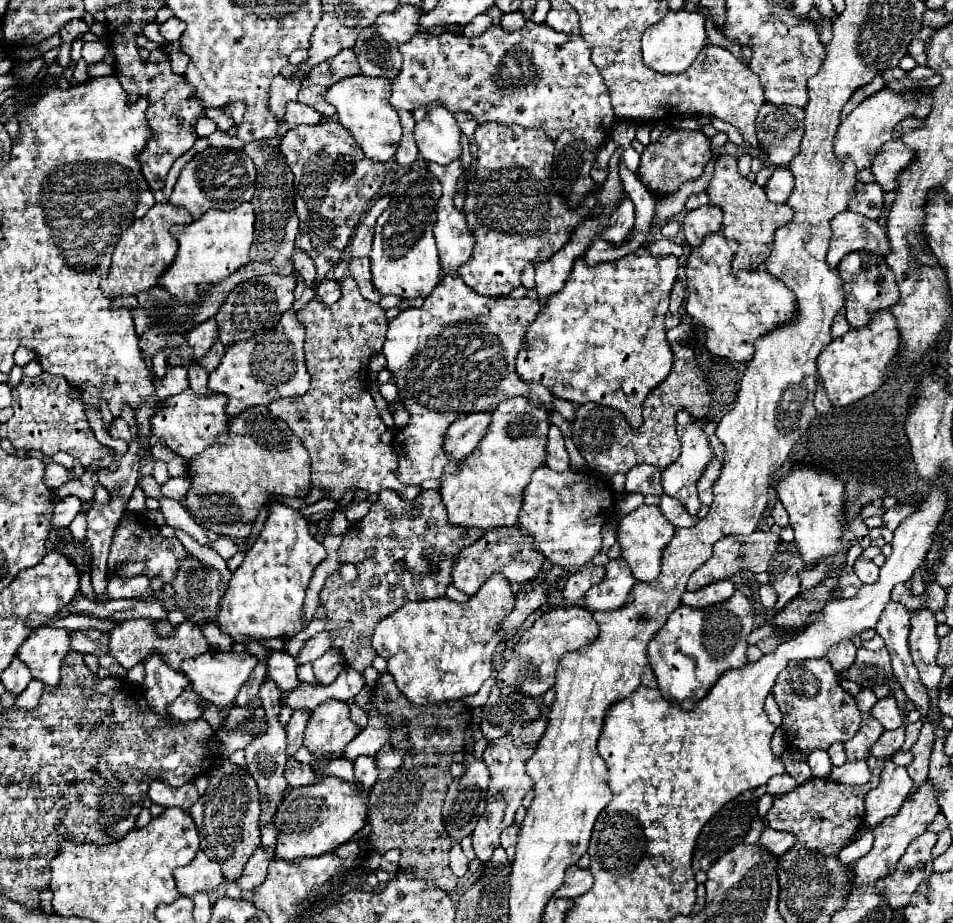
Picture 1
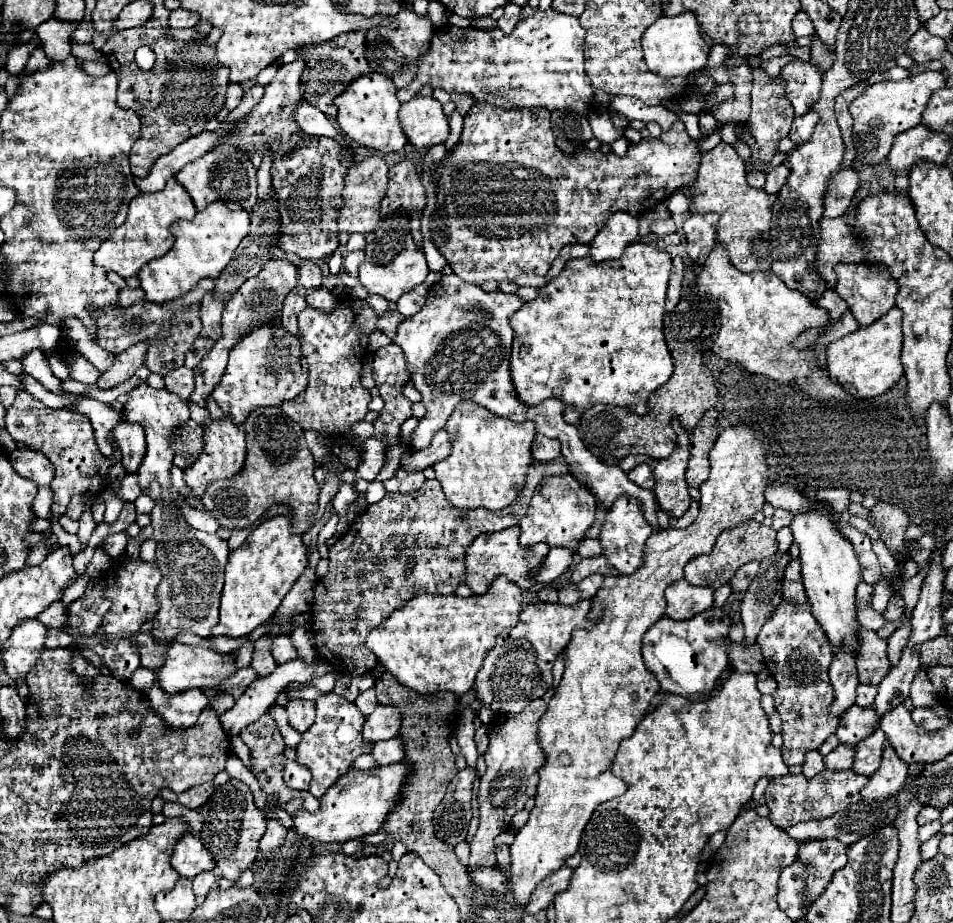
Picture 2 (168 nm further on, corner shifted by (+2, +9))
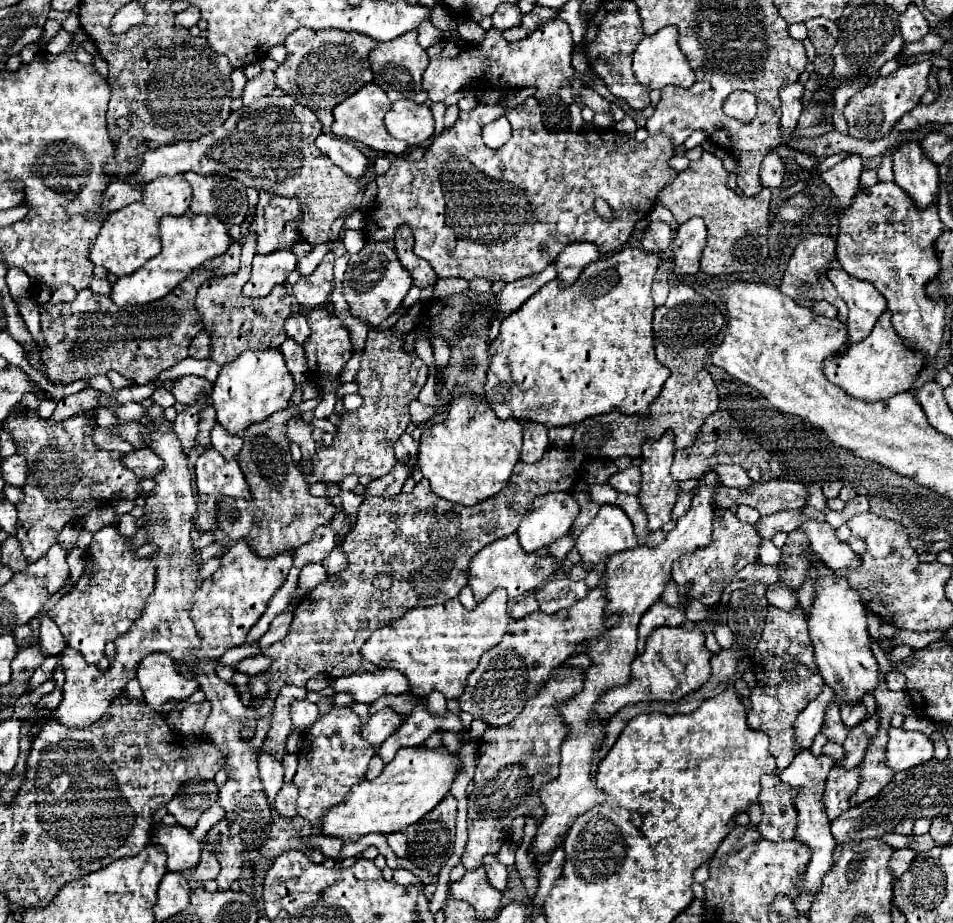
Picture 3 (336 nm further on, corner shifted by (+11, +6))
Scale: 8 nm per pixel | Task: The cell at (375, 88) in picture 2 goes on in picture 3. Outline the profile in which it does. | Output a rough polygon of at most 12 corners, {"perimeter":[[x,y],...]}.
{"perimeter":[[370,82],[334,110],[332,134],[402,154],[384,114],[392,102]]}

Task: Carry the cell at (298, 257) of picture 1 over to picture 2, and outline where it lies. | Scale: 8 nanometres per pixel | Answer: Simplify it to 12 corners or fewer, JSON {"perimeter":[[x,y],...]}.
{"perimeter":[[313,261],[299,267],[299,283],[305,289],[323,285],[321,267]]}

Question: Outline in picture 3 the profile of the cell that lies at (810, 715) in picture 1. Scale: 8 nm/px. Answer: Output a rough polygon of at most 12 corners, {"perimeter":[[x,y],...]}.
{"perimeter":[[802,606],[768,608],[748,724],[782,772],[824,680]]}

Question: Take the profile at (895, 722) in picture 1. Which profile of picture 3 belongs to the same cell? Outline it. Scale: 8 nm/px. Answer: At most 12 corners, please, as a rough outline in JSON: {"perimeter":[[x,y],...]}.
{"perimeter":[[888,728],[886,766],[914,768],[934,756],[922,732]]}

